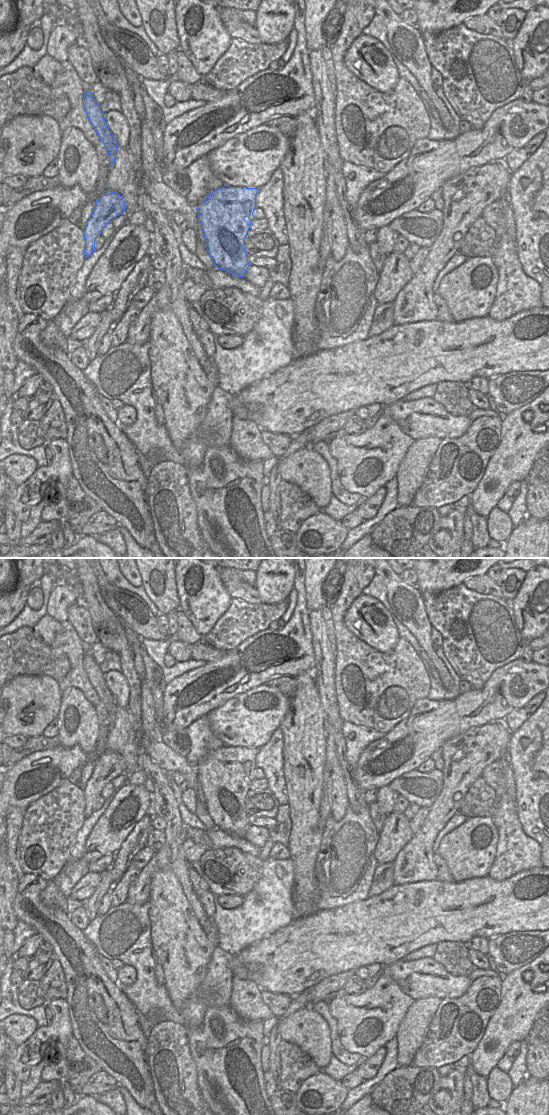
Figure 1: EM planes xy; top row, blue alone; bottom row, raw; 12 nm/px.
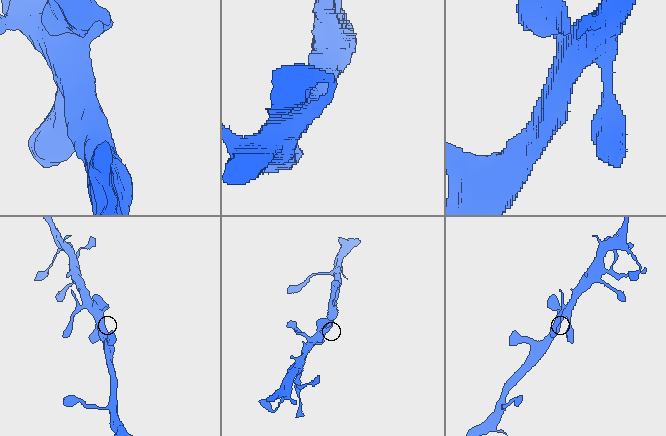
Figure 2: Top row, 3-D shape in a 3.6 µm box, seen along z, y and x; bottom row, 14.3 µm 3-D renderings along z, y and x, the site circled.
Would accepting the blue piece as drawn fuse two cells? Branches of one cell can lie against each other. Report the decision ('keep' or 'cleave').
keep

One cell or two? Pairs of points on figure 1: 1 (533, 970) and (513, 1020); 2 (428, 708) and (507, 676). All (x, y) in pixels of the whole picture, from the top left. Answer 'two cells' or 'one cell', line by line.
1: one cell
2: one cell

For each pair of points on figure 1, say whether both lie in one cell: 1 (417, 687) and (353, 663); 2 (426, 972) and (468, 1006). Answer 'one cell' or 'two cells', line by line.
1: one cell
2: two cells

